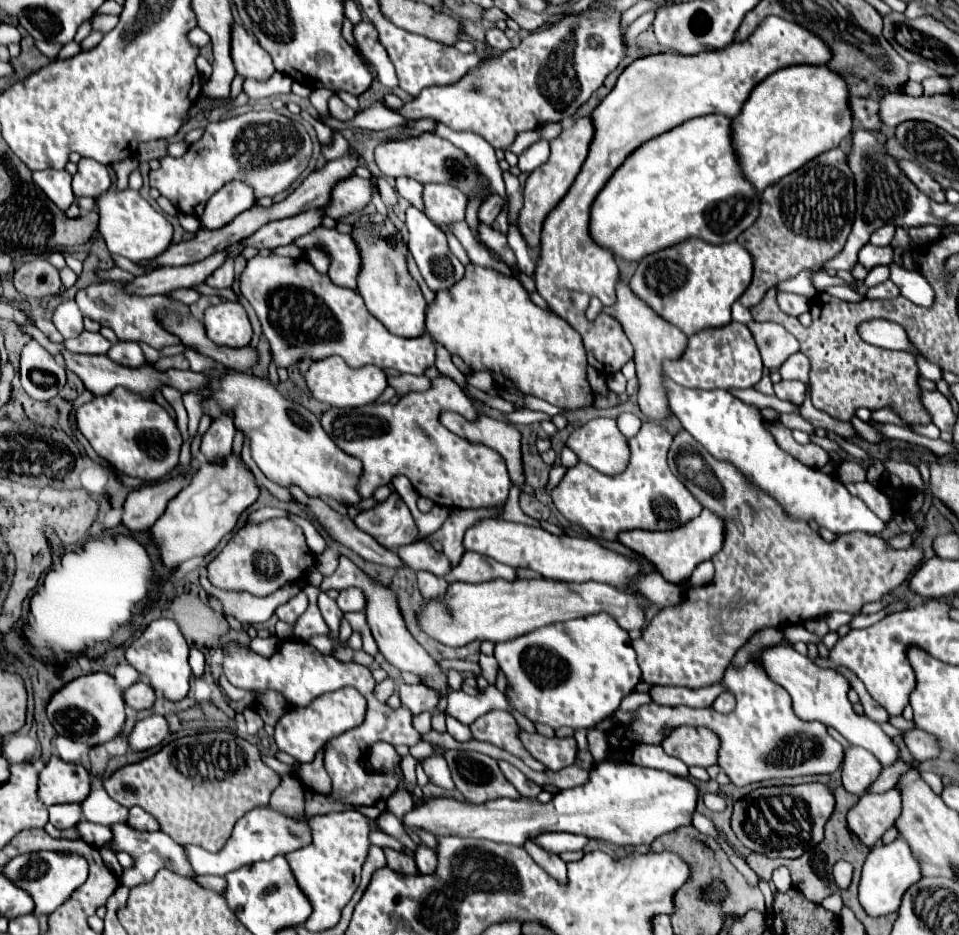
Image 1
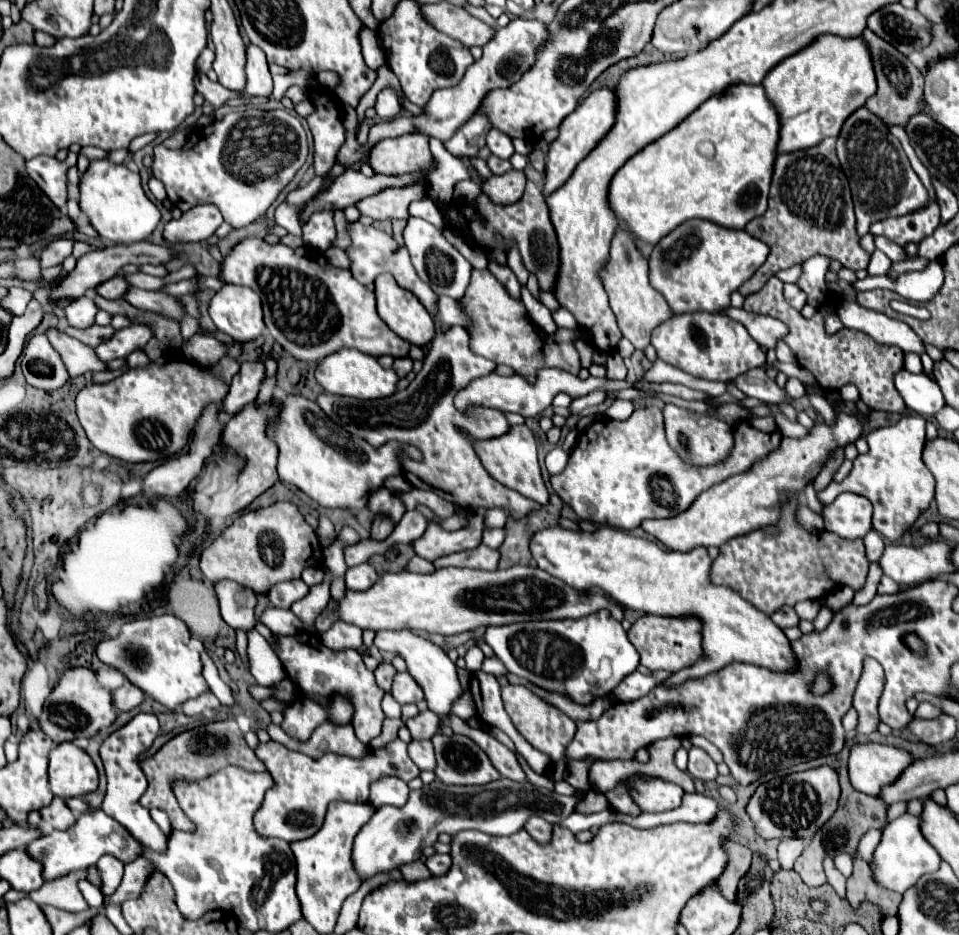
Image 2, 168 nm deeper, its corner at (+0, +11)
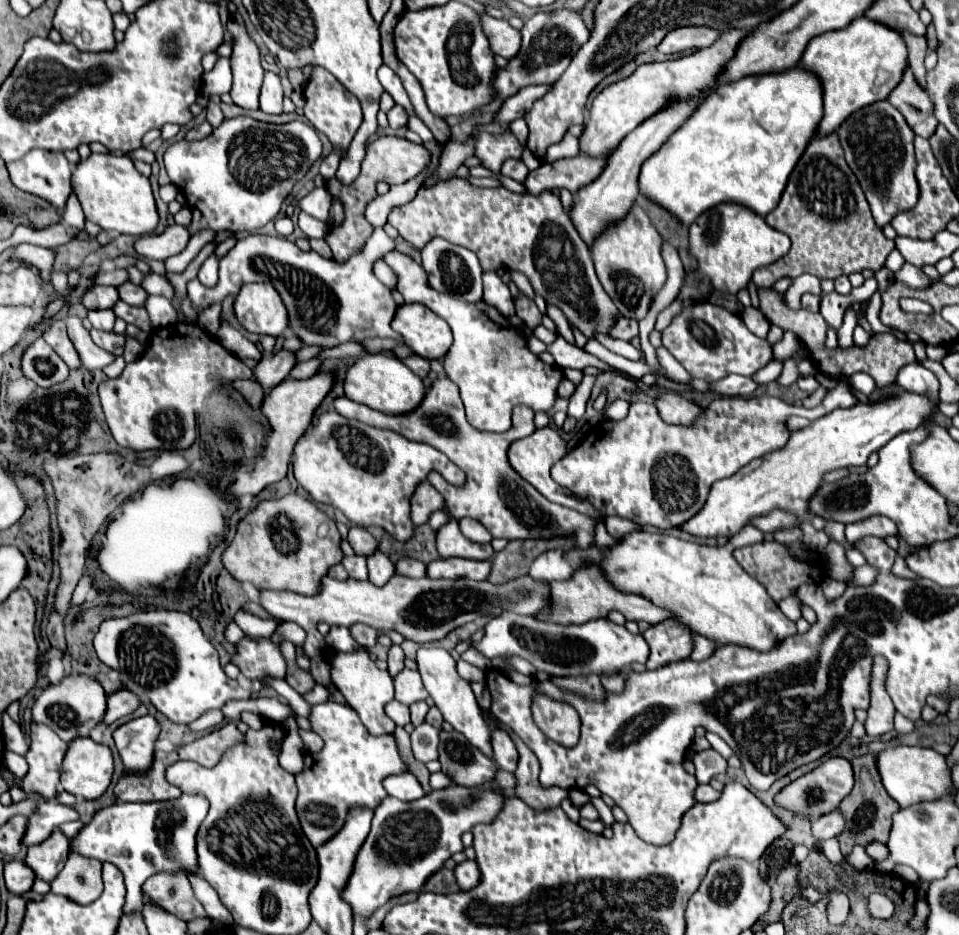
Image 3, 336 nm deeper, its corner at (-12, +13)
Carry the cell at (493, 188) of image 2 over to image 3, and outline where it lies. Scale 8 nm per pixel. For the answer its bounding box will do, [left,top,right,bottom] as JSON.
[524,156,606,196]

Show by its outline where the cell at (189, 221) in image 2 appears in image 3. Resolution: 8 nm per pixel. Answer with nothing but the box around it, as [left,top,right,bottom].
[134,226,190,260]

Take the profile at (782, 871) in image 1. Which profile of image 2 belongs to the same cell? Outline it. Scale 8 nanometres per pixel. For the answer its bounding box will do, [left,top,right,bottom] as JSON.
[778,838,806,870]

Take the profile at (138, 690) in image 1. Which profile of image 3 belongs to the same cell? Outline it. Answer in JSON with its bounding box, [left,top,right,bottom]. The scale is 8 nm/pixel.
[104,688,140,724]

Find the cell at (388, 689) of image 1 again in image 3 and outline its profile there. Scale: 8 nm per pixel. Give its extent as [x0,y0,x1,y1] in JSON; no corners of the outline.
[388,646,404,678]

